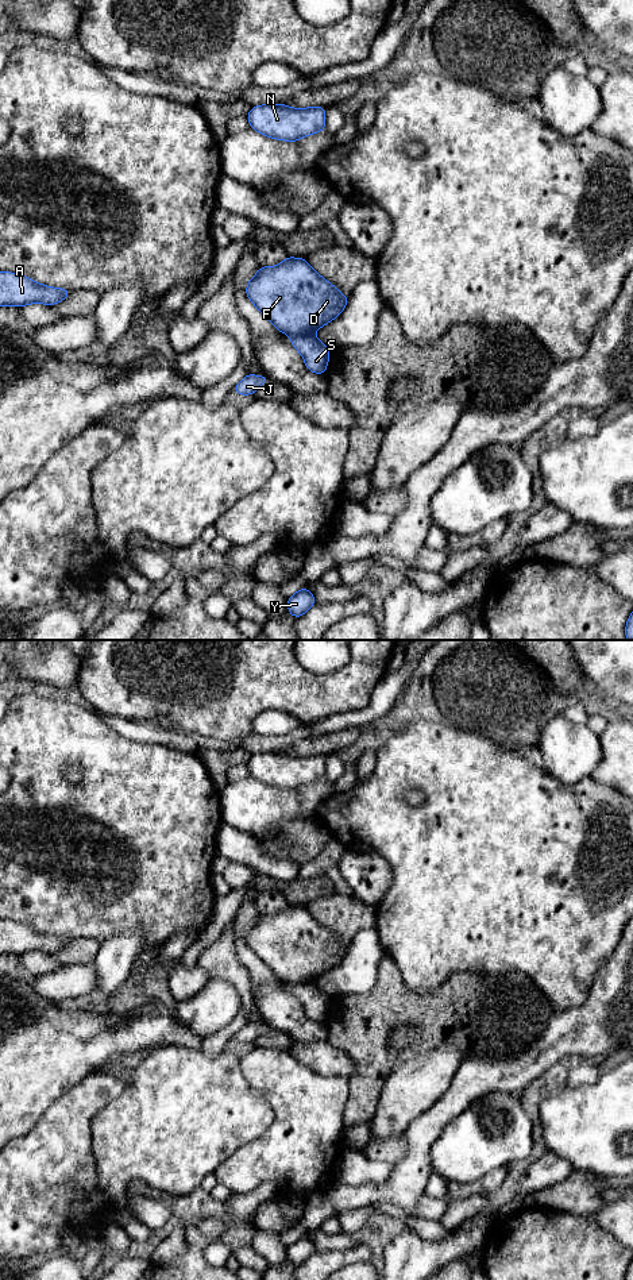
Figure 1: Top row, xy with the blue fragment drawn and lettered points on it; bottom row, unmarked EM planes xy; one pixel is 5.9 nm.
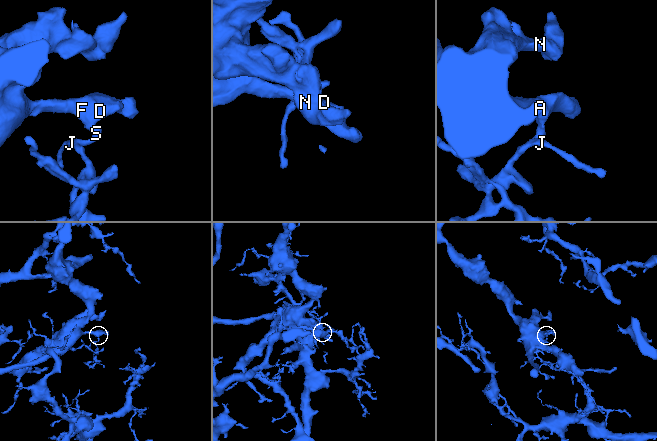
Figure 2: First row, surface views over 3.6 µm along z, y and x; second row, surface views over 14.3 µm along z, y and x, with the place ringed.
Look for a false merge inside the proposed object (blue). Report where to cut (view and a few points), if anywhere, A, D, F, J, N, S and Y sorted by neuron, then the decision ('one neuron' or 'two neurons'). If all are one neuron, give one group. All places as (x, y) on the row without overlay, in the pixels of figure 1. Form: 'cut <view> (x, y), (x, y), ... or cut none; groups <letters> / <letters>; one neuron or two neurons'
cut xy (309, 980), (292, 984); groups A D F N / J S Y; two neurons

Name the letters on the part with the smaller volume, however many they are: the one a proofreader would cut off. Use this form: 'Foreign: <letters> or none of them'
Foreign: J, S, Y

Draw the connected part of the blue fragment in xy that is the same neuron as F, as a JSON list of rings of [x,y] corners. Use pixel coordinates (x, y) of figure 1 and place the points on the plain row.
[[[286,905],[277,914],[260,914],[248,929],[246,942],[279,980],[289,984],[308,983],[323,976],[340,964],[350,948],[310,915],[305,906],[293,905]]]

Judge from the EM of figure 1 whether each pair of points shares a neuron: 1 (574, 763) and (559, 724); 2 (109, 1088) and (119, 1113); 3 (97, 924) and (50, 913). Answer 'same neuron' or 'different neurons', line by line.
1: same neuron
2: different neurons
3: same neuron

